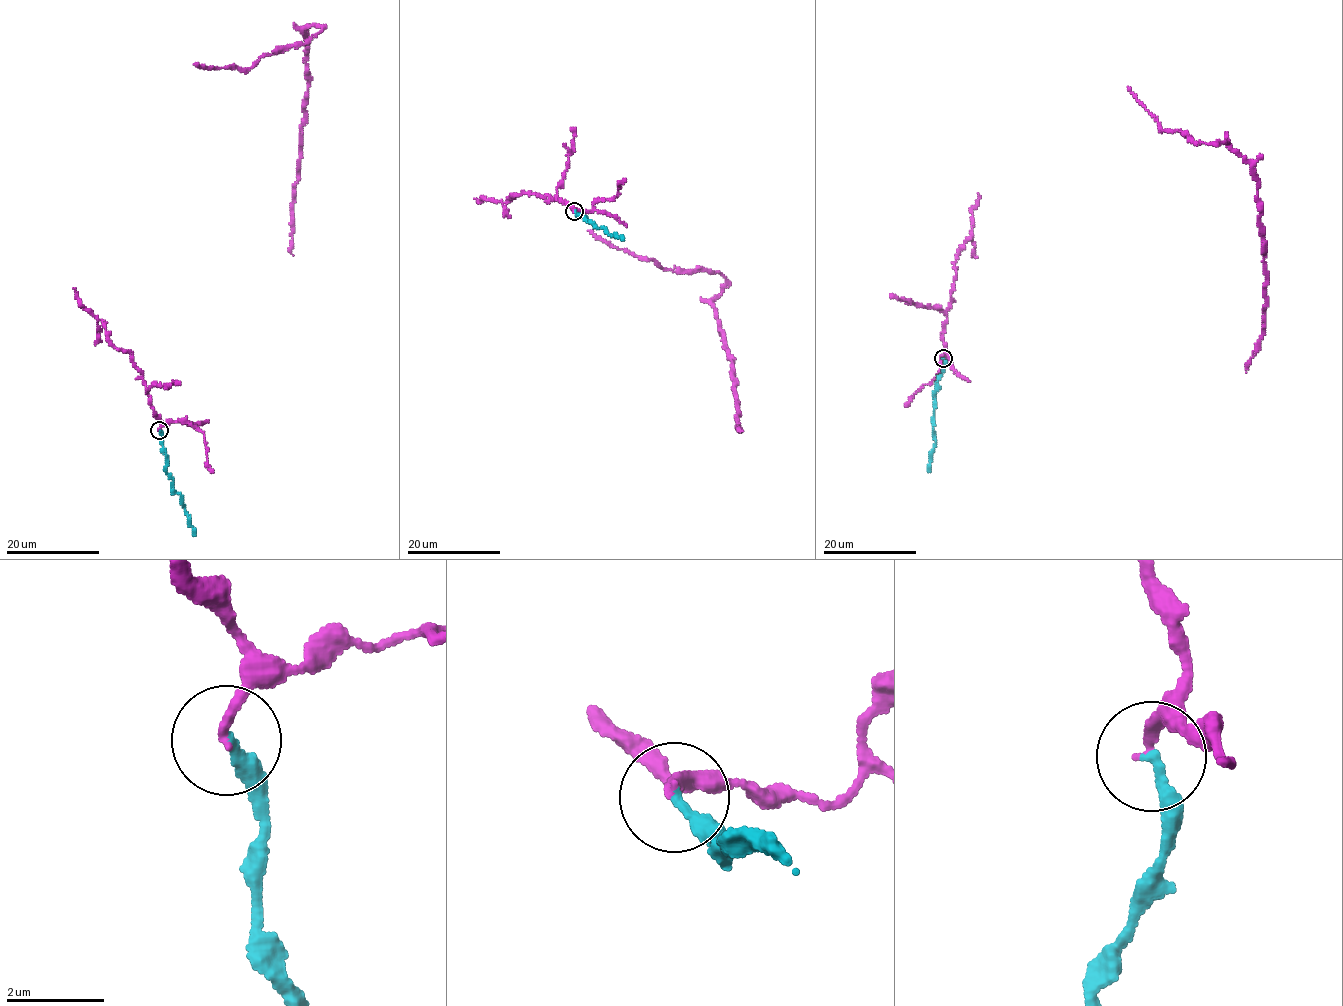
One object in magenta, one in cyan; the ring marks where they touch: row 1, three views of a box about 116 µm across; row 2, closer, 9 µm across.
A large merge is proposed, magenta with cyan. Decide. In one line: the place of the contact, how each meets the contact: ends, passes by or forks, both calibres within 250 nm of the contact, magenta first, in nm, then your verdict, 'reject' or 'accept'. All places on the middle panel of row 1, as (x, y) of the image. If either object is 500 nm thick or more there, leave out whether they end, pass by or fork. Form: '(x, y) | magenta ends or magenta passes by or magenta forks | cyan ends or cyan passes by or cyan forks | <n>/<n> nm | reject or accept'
(574, 211) | magenta ends | cyan ends | 190/240 nm | accept

